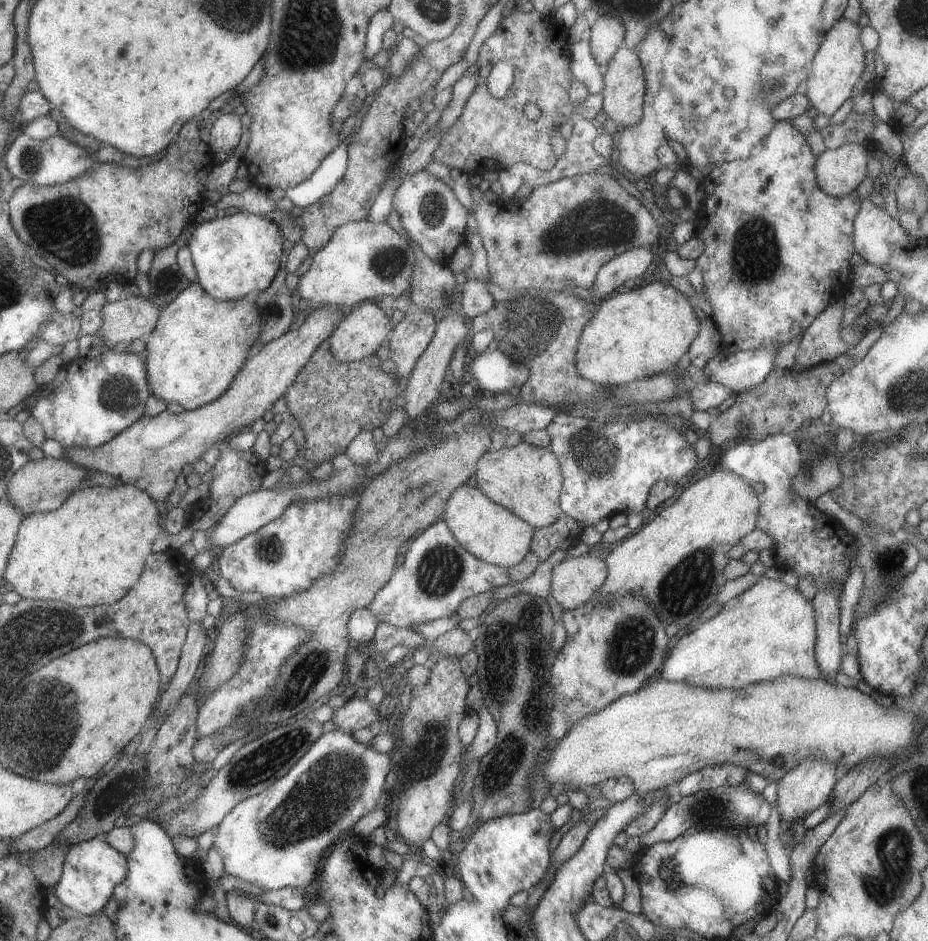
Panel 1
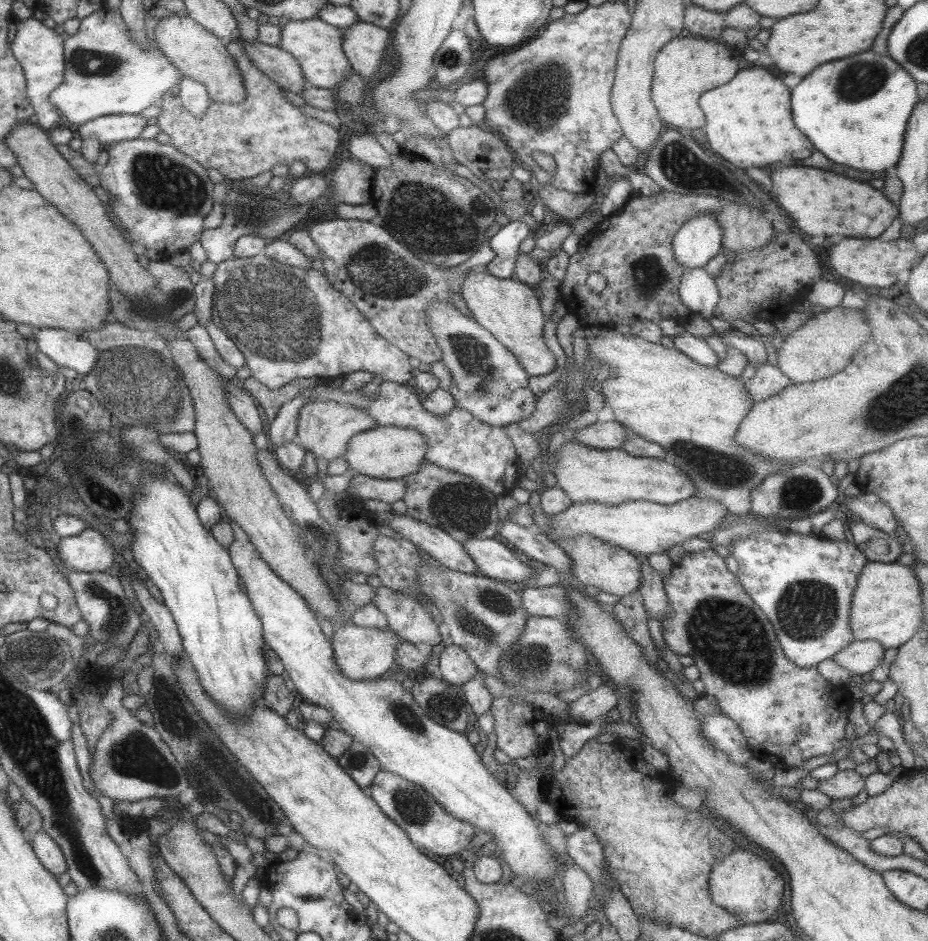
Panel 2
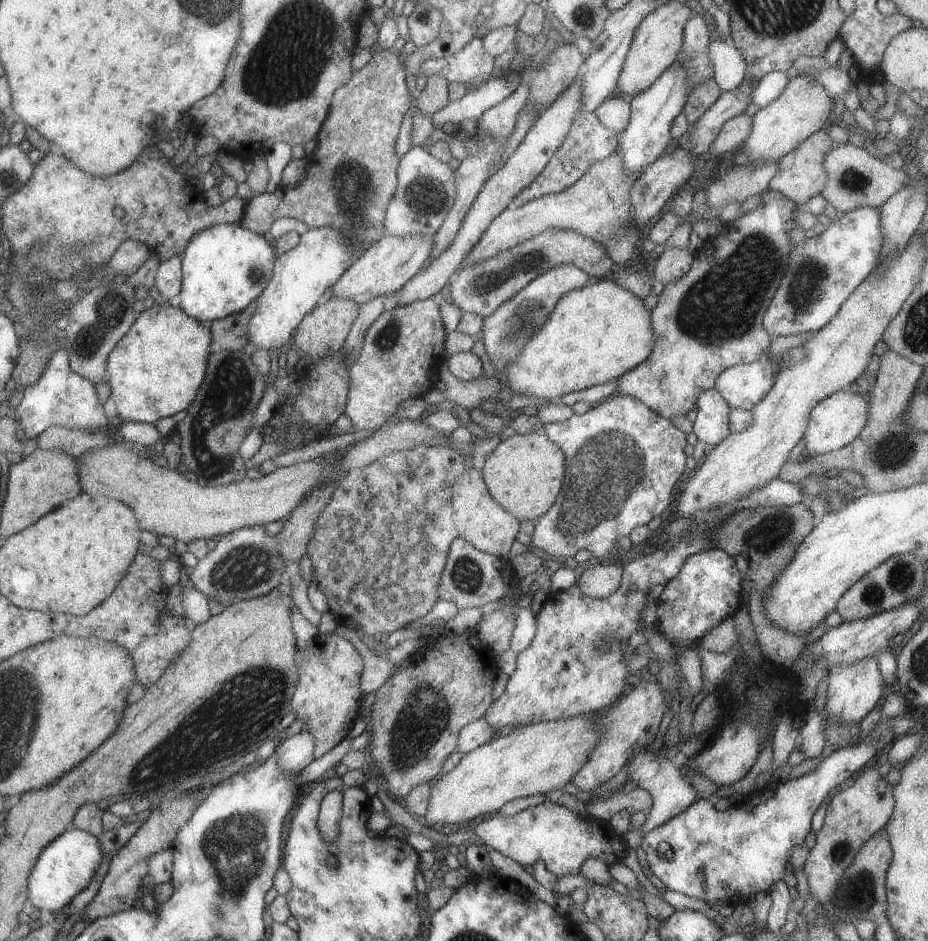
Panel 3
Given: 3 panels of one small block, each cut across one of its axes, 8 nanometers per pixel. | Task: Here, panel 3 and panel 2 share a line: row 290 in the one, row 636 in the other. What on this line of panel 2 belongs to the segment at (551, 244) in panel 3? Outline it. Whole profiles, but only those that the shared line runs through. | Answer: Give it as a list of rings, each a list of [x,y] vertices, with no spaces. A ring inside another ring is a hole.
[[[421,561],[417,567],[417,588],[437,610],[446,624],[449,644],[459,646],[476,668],[487,675],[499,676],[499,658],[504,658],[523,630],[528,614],[521,606],[516,587],[503,581],[471,573],[437,570]]]

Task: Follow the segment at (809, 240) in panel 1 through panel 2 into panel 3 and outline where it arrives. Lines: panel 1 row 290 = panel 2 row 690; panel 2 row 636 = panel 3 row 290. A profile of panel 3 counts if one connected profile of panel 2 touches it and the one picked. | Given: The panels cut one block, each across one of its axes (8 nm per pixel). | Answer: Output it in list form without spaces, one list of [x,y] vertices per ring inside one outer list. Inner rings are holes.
[[[767,189],[760,194],[759,204],[755,208],[747,211],[743,215],[739,215],[738,219],[733,222],[728,222],[723,225],[717,236],[708,238],[702,241],[702,245],[693,253],[694,259],[691,262],[689,270],[678,279],[670,280],[664,284],[663,290],[658,296],[658,301],[655,308],[650,312],[650,321],[652,324],[652,331],[654,334],[654,345],[650,352],[649,358],[638,364],[635,368],[622,374],[617,381],[616,394],[634,396],[635,399],[641,401],[651,411],[656,412],[659,416],[669,419],[677,415],[684,415],[688,410],[695,408],[697,397],[707,389],[714,388],[715,379],[718,378],[719,373],[724,371],[727,367],[739,364],[750,363],[765,357],[766,350],[769,346],[770,335],[763,328],[762,316],[765,314],[765,309],[768,307],[776,288],[780,281],[780,273],[784,273],[786,266],[790,259],[790,250],[792,249],[791,239],[789,239],[789,232],[793,227],[797,226],[793,220],[793,212],[799,207],[785,196],[778,194],[777,191]]]

